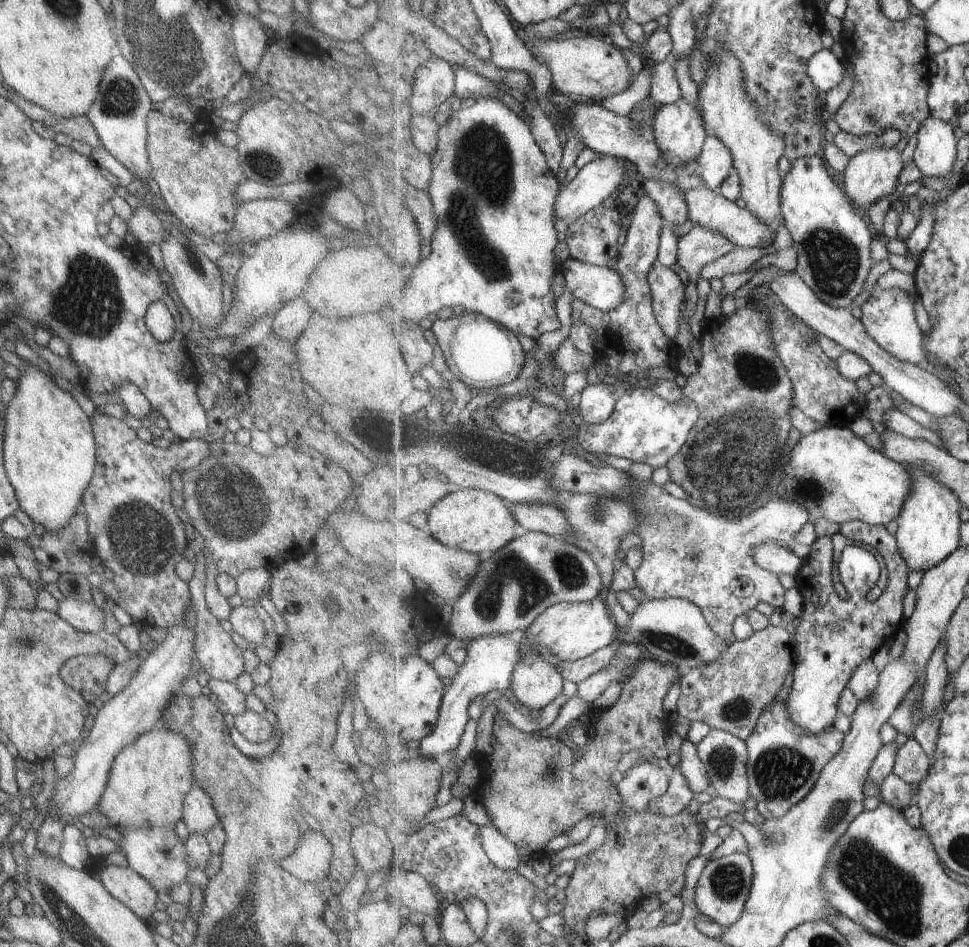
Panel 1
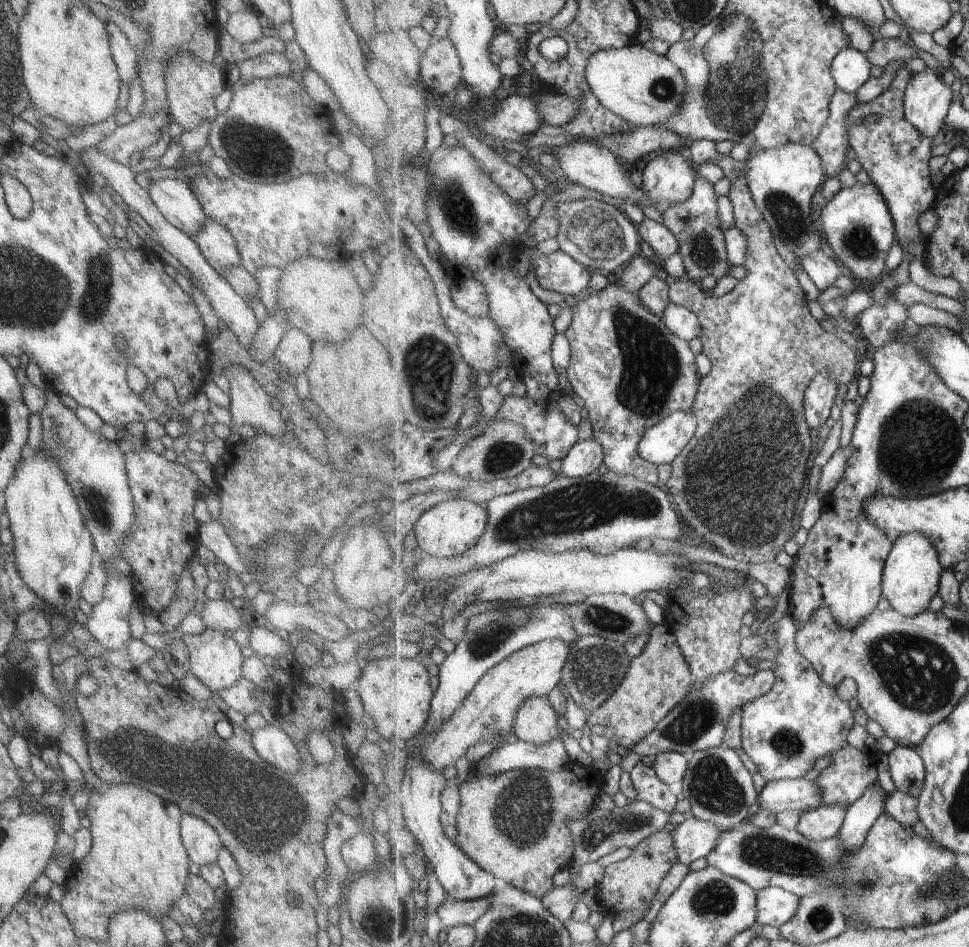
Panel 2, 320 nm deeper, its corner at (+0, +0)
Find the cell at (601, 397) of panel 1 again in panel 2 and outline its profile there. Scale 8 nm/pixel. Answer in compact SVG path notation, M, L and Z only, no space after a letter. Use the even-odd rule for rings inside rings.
M594 438L579 440L561 461L564 477L583 478L599 470L604 463L604 446Z

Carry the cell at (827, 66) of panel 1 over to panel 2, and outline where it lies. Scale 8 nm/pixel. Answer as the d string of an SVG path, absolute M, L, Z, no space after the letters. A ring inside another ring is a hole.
M844 48L832 62L832 75L836 78L839 89L855 93L859 88L863 88L871 74L873 64L866 54L858 48Z

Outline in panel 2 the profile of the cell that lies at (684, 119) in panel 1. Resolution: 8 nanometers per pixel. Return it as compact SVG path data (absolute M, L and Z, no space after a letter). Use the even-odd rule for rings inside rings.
M667 151L650 156L643 164L642 189L656 203L670 202L672 205L684 203L691 198L696 187L698 172L693 170L691 161L683 158L679 151Z

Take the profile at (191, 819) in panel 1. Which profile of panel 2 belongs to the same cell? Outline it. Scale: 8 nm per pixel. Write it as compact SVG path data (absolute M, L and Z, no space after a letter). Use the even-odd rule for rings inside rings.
M181 815L178 822L180 841L188 861L199 866L215 862L222 846L218 834L203 820L195 816Z

